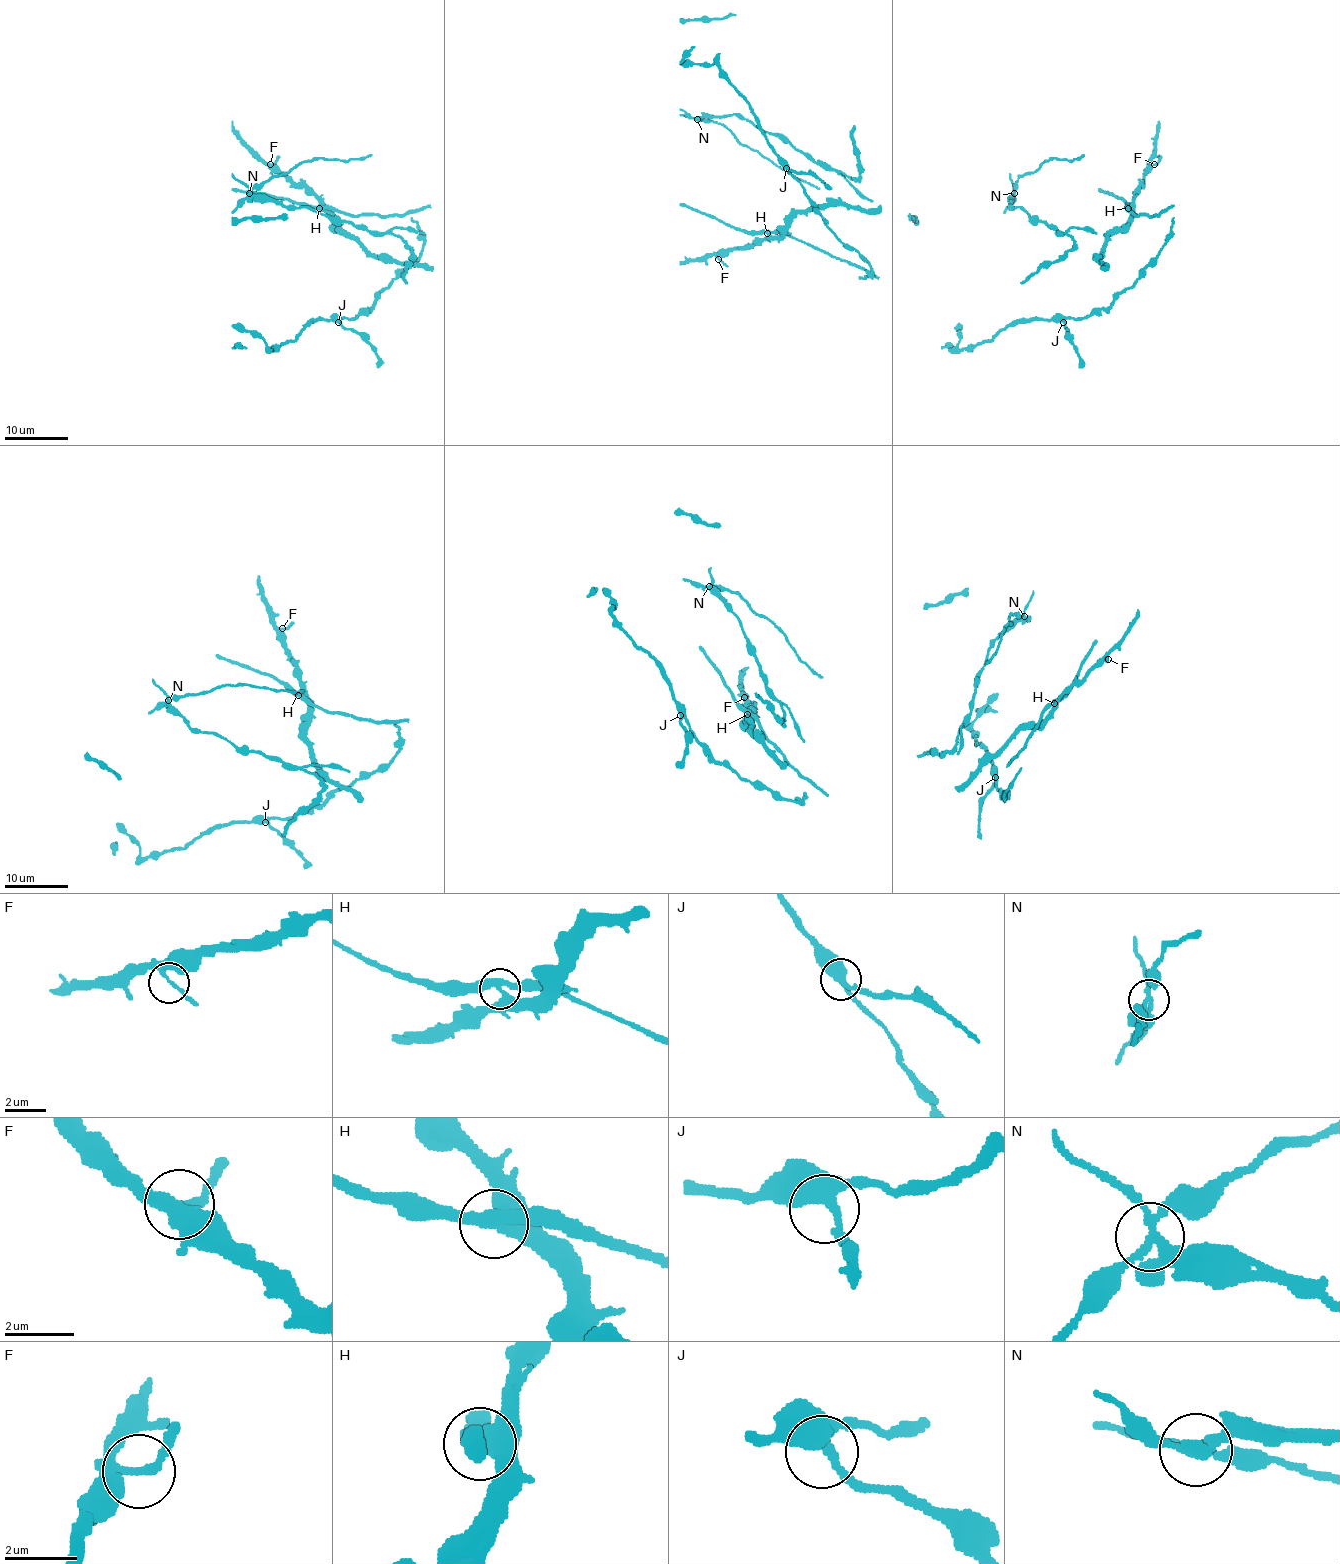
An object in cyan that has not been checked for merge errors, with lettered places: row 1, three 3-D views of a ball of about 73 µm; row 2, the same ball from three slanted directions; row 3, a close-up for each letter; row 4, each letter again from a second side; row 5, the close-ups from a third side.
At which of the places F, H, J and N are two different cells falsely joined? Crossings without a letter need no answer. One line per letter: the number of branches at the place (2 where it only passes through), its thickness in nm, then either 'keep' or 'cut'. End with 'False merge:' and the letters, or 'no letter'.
F: 3 branches meet; 240 nm thick; keep
H: 3 branches meet; 400 nm thick; cut
J: 3 branches meet; 360 nm thick; keep
N: 5 branches meet; 240 nm thick; cut
False merge: H, N

